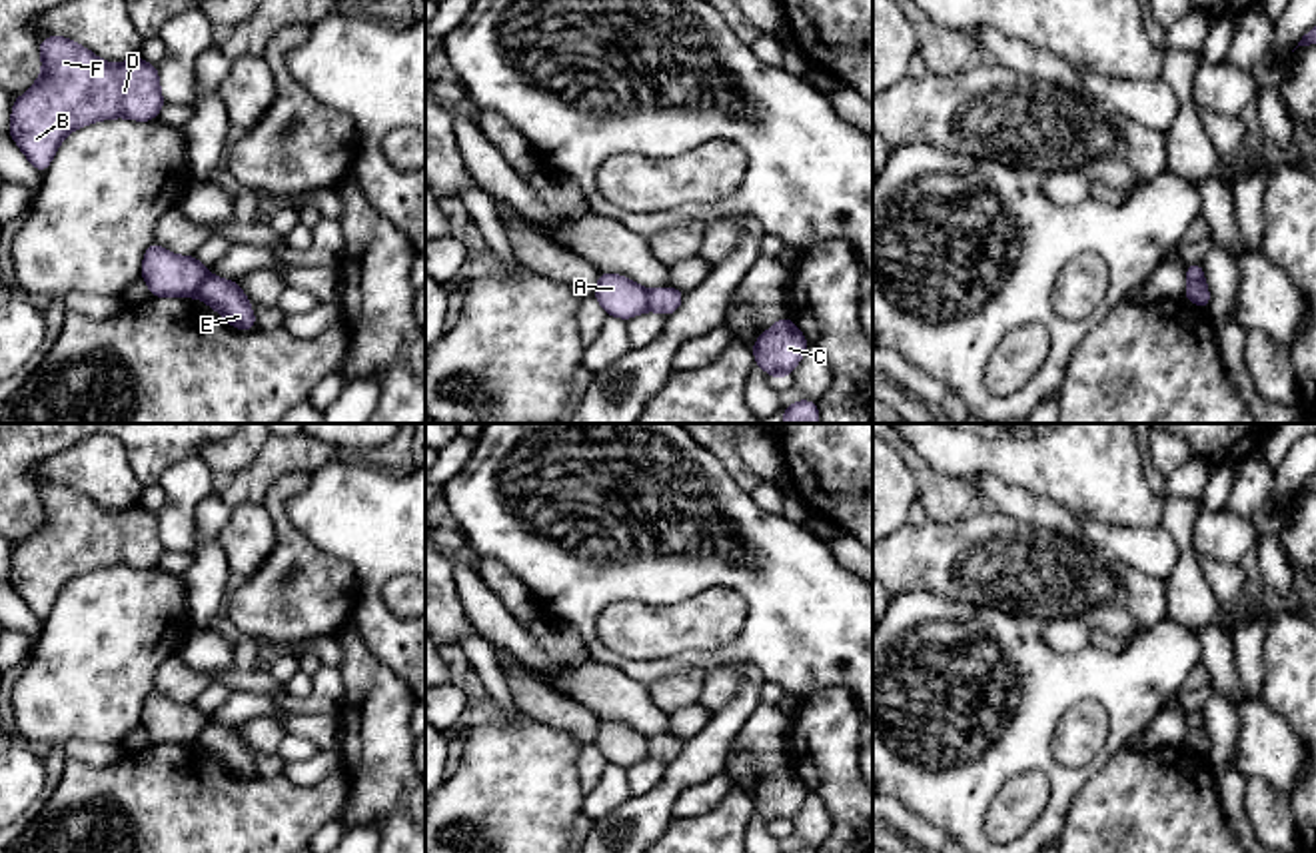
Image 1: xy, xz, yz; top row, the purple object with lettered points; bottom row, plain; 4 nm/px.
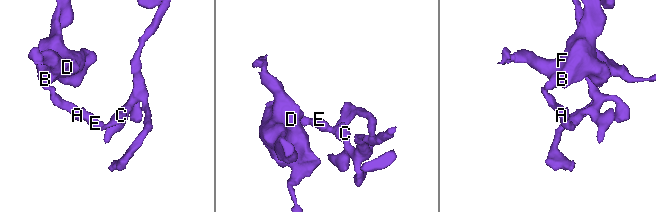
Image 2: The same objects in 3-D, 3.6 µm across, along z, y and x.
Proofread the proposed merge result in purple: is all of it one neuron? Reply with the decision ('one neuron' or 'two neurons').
two neurons

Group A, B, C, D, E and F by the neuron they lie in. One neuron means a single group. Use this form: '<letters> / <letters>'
A B D F / C E

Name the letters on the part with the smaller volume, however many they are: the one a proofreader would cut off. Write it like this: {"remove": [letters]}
{"remove": ["A", "B", "D", "F"]}

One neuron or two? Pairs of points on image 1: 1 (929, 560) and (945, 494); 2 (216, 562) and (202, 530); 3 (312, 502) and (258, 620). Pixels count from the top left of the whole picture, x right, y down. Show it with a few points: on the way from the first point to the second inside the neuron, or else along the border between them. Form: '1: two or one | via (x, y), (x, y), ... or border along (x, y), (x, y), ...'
1: two | border along (969, 510), (951, 522), (929, 520)
2: one | via (208, 554), (206, 538)
3: two | border along (306, 484), (288, 500), (286, 516), (338, 558)

